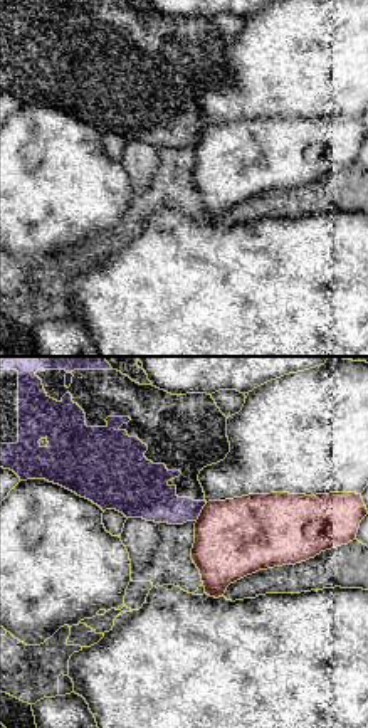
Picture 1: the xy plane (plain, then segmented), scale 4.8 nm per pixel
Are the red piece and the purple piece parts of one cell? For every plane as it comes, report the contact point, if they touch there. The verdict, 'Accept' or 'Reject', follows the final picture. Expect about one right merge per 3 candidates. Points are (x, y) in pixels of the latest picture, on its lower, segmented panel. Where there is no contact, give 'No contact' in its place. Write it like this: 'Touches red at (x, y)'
Touches red at (202, 511)

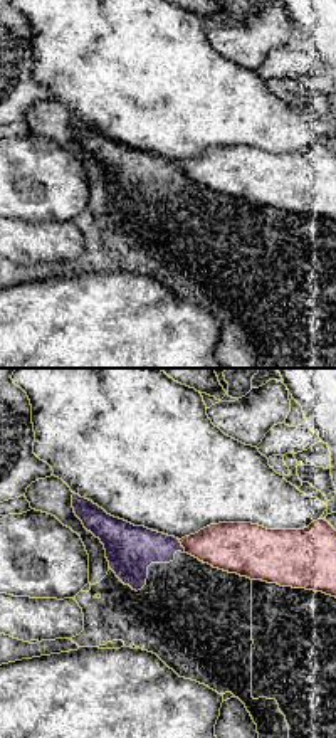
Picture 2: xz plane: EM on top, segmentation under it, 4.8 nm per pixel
Touches red at (182, 545)

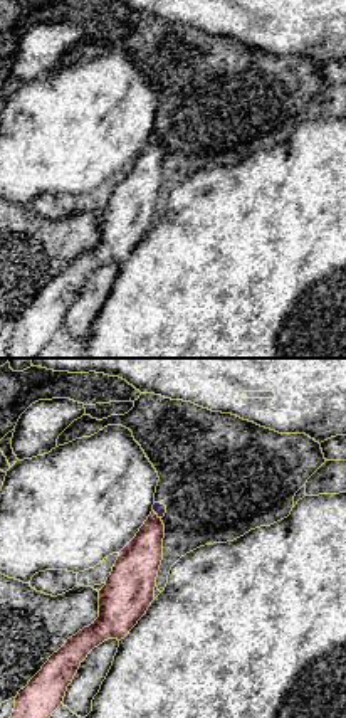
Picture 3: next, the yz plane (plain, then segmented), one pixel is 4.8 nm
Touches red at (157, 515)

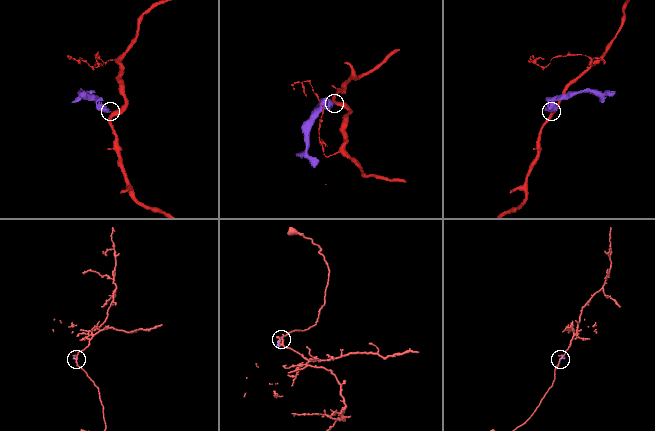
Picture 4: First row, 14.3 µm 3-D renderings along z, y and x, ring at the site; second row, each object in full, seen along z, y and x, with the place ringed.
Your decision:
Reject

